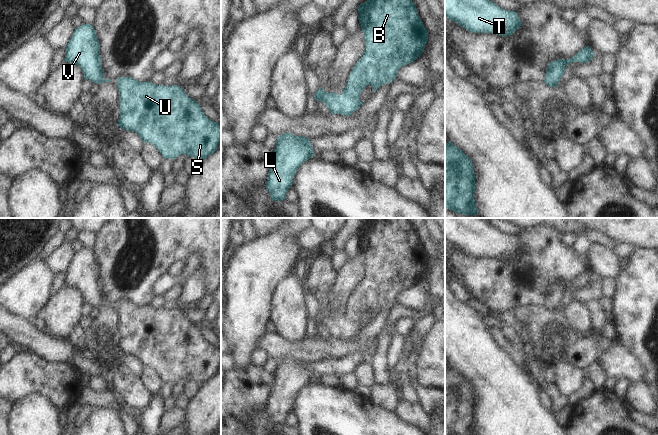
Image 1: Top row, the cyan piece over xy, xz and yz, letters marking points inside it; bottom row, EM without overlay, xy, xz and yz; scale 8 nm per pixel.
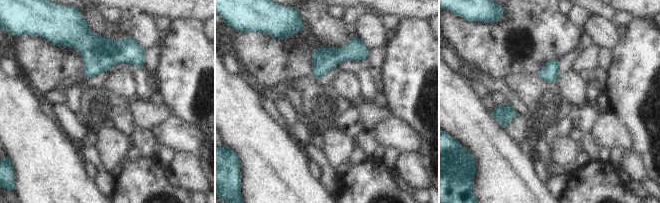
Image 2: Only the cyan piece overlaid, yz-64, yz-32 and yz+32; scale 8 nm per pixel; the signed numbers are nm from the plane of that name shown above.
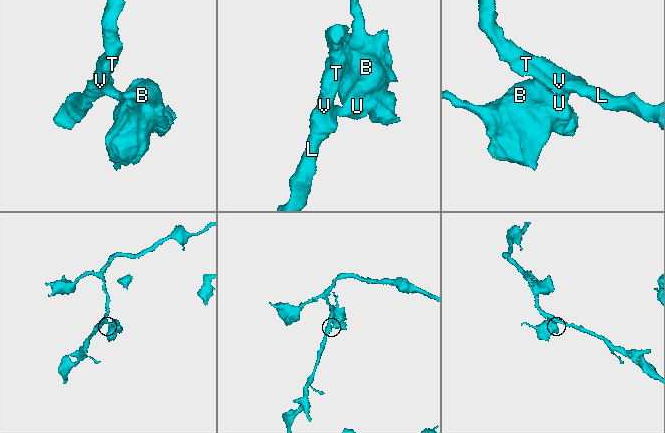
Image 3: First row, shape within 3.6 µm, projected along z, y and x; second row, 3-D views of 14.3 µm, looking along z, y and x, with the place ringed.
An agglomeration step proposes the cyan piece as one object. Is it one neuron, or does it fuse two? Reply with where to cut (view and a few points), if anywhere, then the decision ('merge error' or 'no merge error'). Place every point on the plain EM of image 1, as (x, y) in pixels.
no cut | no merge error

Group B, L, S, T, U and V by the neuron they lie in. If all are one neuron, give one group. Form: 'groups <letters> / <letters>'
groups B L S T U V

